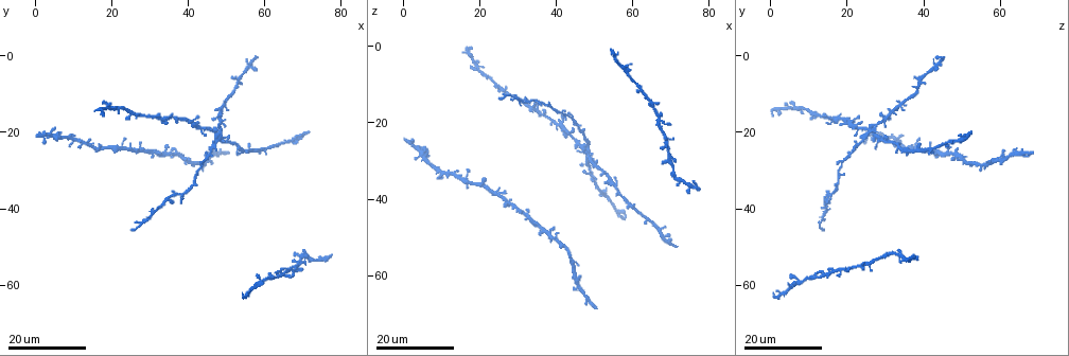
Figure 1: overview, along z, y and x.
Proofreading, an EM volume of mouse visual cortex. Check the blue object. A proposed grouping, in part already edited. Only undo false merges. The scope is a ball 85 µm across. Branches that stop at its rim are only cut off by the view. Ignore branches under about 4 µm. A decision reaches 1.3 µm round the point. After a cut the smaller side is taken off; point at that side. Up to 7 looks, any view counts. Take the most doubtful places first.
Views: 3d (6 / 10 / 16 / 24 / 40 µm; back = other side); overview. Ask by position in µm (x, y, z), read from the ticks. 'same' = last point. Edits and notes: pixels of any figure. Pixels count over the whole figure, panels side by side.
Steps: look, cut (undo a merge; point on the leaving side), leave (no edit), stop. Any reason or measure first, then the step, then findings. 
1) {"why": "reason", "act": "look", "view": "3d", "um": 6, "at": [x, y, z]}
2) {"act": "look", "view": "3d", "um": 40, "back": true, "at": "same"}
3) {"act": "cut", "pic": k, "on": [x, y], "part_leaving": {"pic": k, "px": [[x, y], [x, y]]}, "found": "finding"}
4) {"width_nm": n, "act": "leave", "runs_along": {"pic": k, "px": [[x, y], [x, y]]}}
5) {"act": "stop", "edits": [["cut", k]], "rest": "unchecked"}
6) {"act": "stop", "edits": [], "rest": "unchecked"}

{"act": "look", "view": "3d", "um": 16, "at": [60.0, 25.0, 42.0]}

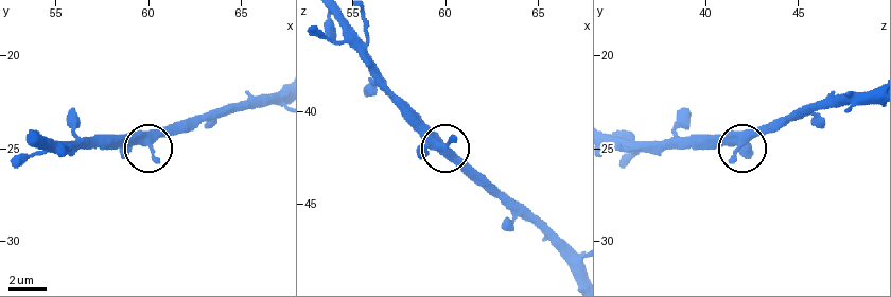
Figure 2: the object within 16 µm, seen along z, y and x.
{"act": "look", "view": "3d", "um": 6, "at": [60.0, 25.0, 41.8]}

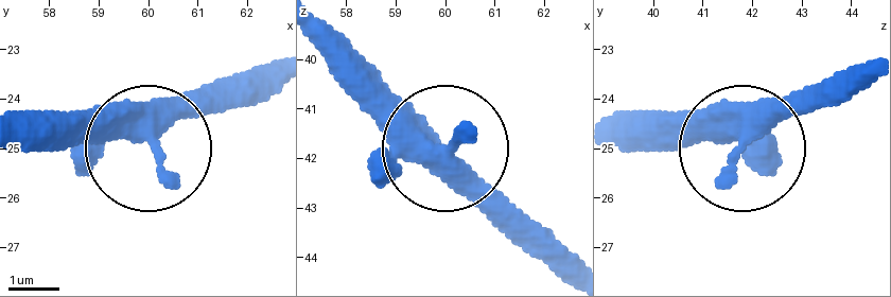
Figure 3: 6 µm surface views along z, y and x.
{"why": "from behind", "act": "look", "view": "3d", "um": 6, "back": true, "at": [60.10, 25.00, 41.85]}

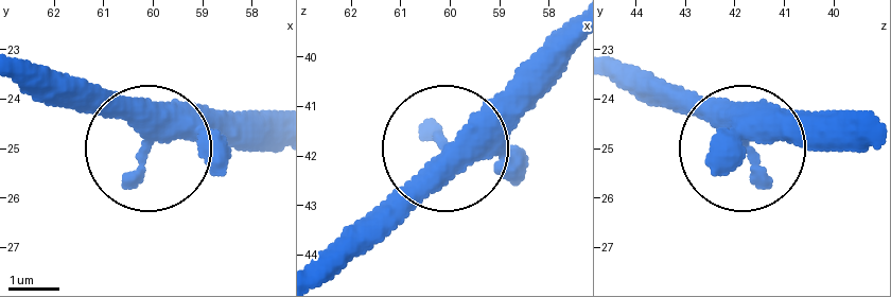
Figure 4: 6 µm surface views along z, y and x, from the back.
{"act": "leave", "runs_along": {"pic": 4, "px": [[261, 153], [139, 140], [80, 81]]}, "found": "one neuron here"}

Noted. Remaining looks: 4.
{"why": "side arm on a straight run", "act": "look", "view": "3d", "um": 24, "at": [29.5, 42.0, 14.0]}

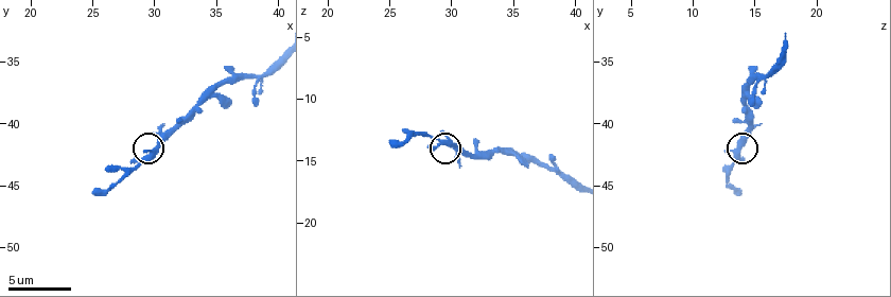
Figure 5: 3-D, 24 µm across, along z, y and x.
{"why": "closer look", "act": "look", "view": "3d", "um": 6, "at": [29.8, 42.0, 13.6]}

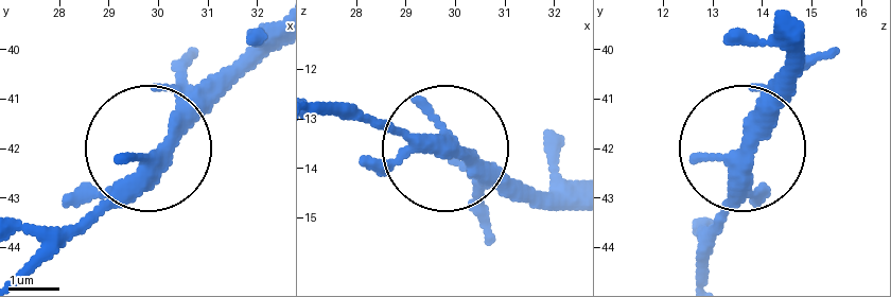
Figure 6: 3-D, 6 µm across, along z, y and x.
{"width_nm": 290, "act": "leave", "runs_along": {"pic": 6, "px": [[276, 20], [39, 257]]}, "found": "continuous, no second neuron"}

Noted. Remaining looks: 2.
{"why": "looks like a crossing", "act": "look", "view": "3d", "um": 16, "at": [66.5, 55.5, 19.5]}

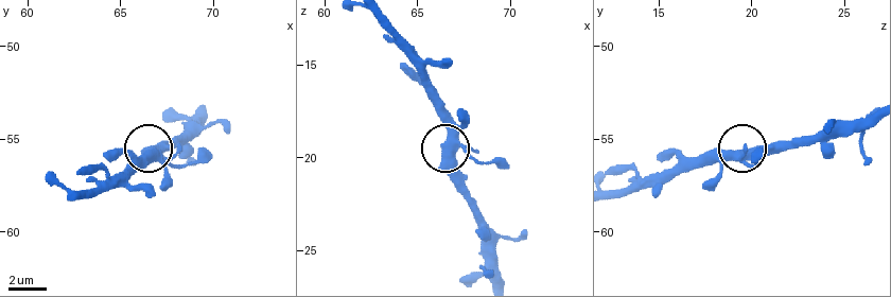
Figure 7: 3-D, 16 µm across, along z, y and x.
{"act": "look", "view": "3d", "um": 6, "at": [67.1, 55.9, 19.1]}

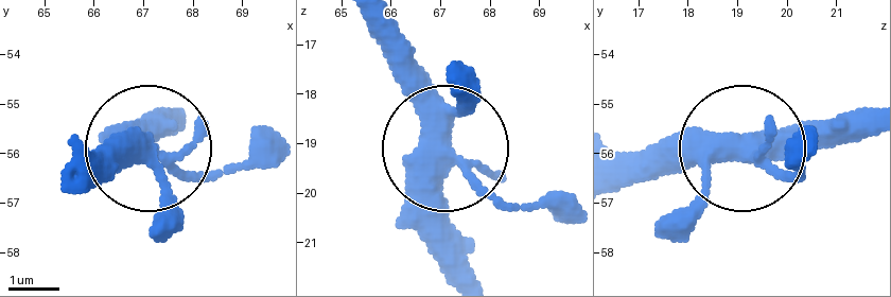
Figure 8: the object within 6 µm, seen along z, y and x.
{"act": "leave", "runs_along": {"pic": 8, "px": [[471, 274], [437, 172], [446, 155], [501, 202], [535, 210]]}, "found": "one neuron here"}

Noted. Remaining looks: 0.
{"act": "stop", "edits": [], "rest": "unchecked"}

